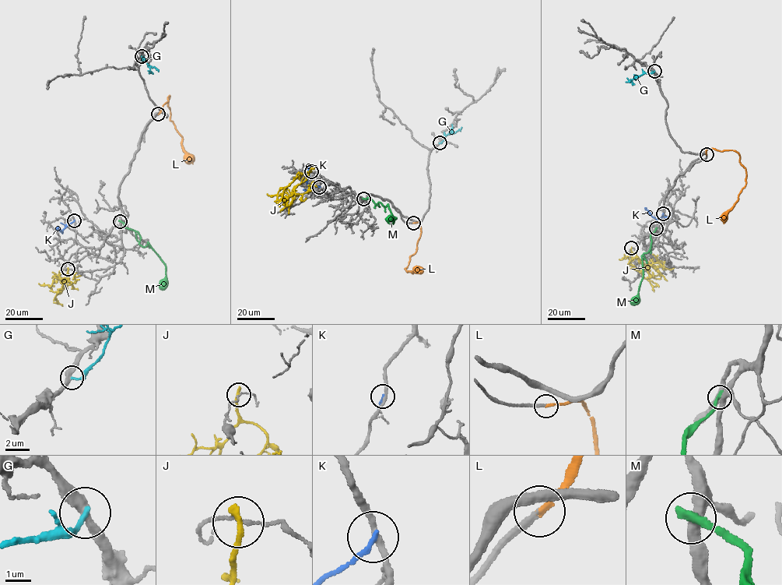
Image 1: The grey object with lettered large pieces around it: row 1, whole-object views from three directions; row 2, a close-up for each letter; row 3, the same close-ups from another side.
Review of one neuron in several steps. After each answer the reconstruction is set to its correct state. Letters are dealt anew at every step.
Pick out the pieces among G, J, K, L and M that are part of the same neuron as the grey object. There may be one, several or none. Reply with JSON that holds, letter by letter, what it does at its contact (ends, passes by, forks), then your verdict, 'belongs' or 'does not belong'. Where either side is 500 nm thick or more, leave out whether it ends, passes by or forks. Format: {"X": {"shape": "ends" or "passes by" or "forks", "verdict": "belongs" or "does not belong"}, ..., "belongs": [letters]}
{"G": {"shape": "ends", "verdict": "does not belong"}, "J": {"shape": "ends", "verdict": "does not belong"}, "K": {"shape": "ends", "verdict": "does not belong"}, "L": {"shape": "ends", "verdict": "belongs"}, "M": {"shape": "ends", "verdict": "does not belong"}, "belongs": ["L"]}

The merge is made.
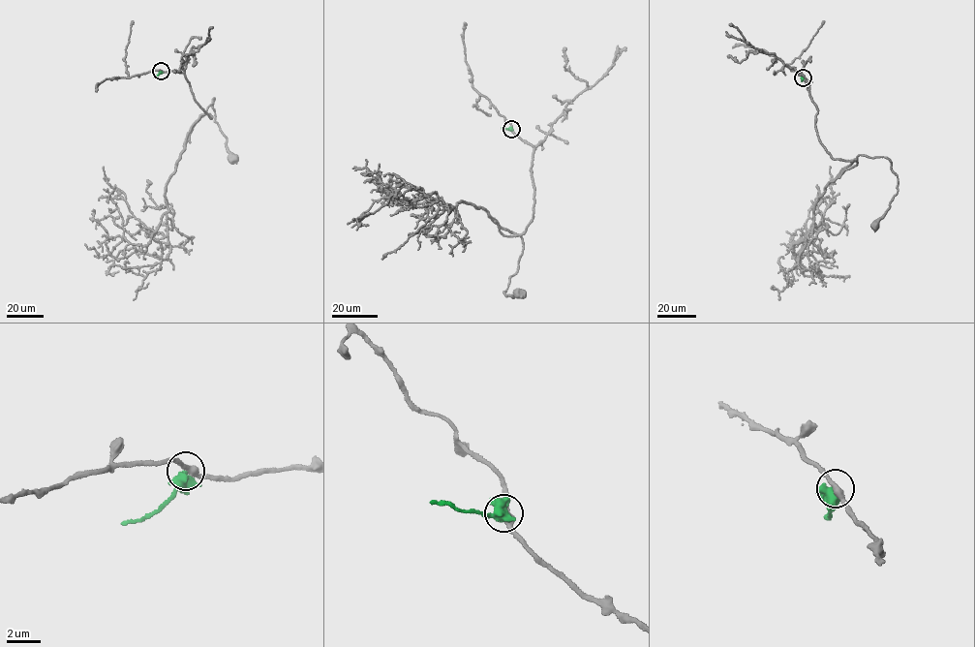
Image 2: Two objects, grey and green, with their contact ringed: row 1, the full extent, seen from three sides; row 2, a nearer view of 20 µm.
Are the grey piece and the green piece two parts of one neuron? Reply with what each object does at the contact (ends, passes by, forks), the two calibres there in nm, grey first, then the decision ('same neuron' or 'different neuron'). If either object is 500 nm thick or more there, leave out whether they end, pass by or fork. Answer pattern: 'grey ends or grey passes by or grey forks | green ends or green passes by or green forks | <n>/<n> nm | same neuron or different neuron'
340/700 nm | different neuron

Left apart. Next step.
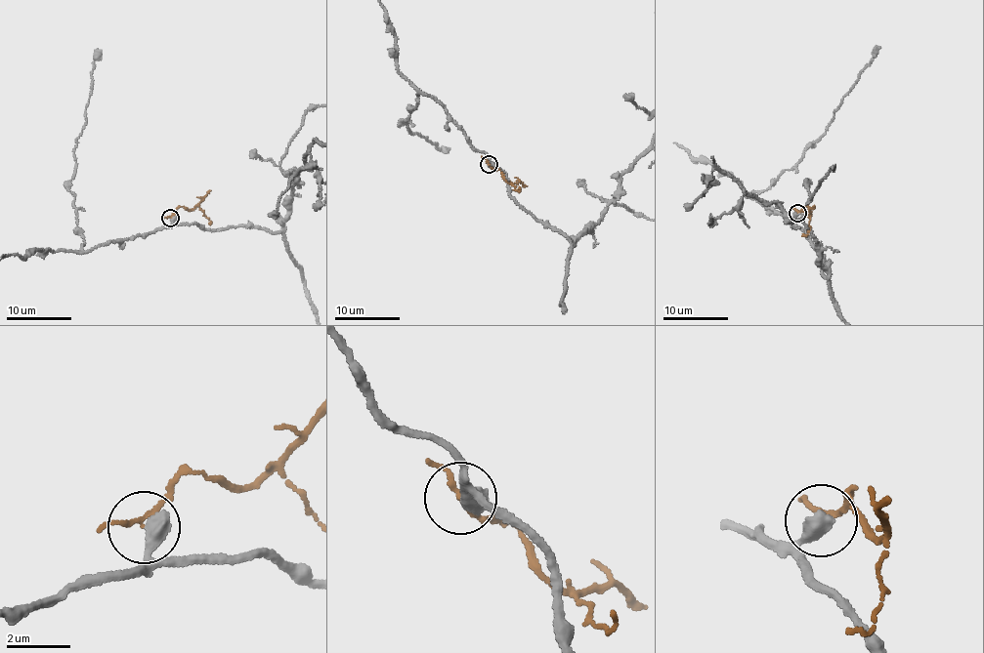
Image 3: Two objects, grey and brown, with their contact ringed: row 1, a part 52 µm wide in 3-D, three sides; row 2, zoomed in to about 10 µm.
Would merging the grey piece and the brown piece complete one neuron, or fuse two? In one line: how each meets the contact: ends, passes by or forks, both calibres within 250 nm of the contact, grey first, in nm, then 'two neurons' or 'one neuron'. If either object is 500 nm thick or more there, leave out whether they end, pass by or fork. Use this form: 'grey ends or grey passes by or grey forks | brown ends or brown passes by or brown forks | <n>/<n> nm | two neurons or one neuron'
600/120 nm | two neurons

